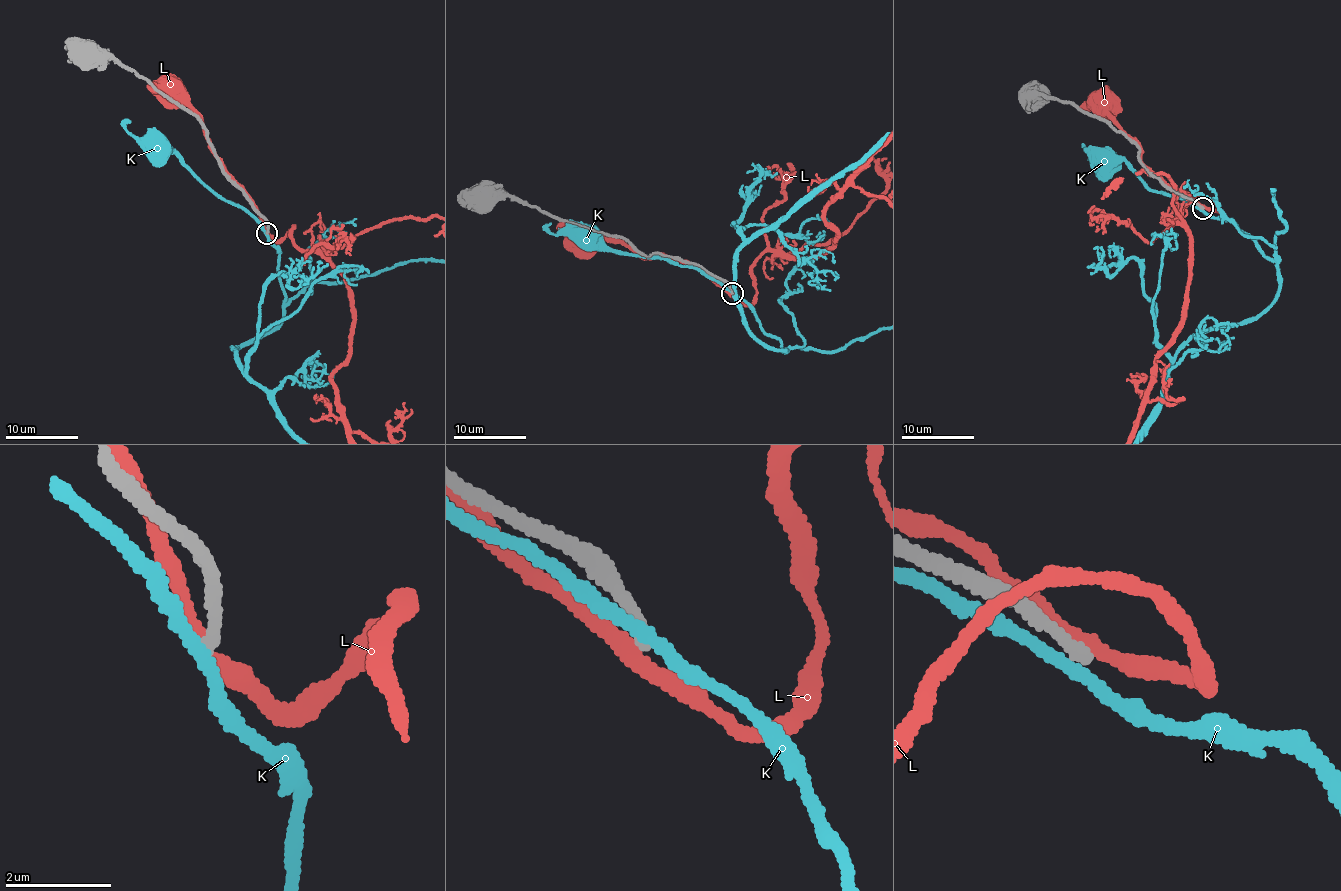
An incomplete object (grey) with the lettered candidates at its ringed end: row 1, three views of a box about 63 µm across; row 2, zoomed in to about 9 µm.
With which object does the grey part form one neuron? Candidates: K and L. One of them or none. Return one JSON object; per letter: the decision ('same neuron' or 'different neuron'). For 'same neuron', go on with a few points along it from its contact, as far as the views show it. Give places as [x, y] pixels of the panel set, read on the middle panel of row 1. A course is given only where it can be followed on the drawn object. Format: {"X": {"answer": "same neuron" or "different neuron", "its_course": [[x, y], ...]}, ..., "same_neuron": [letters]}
{"K": {"answer": "different neuron"}, "L": {"answer": "different neuron"}, "same_neuron": []}

